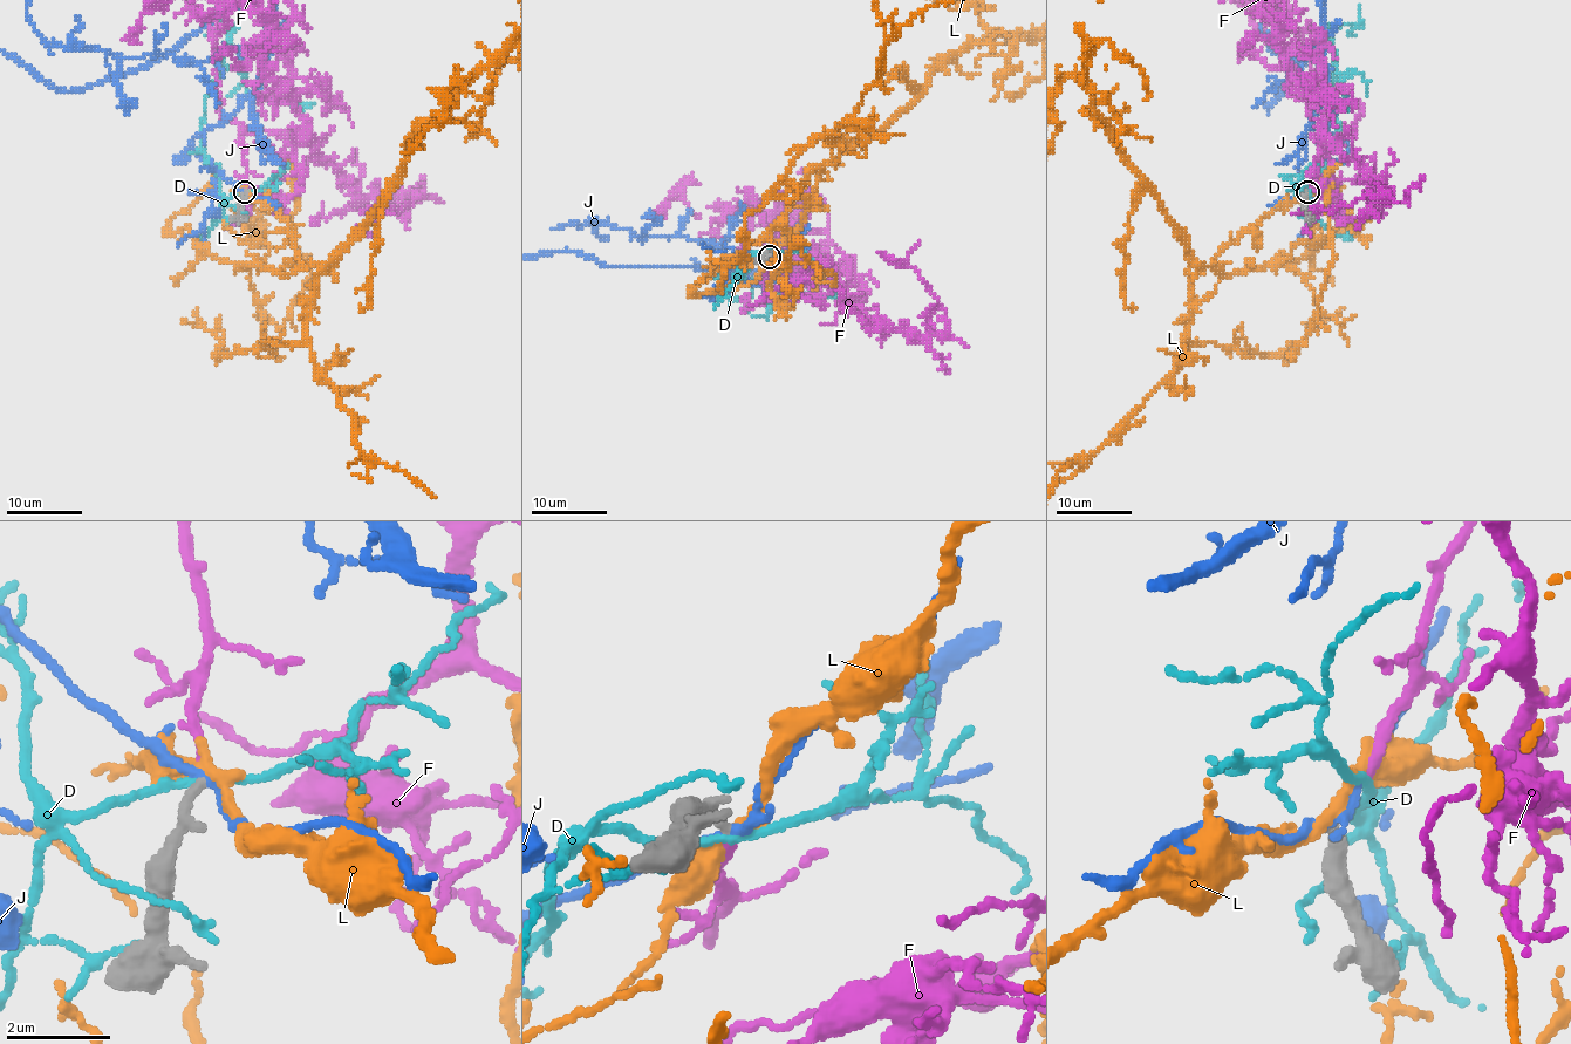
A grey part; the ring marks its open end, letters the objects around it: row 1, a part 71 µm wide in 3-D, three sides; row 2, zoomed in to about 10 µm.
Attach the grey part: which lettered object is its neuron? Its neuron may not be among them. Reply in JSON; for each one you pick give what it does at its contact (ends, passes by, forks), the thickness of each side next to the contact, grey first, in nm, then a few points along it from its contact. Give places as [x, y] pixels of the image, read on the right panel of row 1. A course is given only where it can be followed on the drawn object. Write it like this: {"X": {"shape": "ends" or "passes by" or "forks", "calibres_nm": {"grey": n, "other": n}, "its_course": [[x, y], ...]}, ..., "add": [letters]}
{"F": {"shape": "ends", "calibres_nm": {"grey": 170, "other": 190}}, "add": ["F"]}

